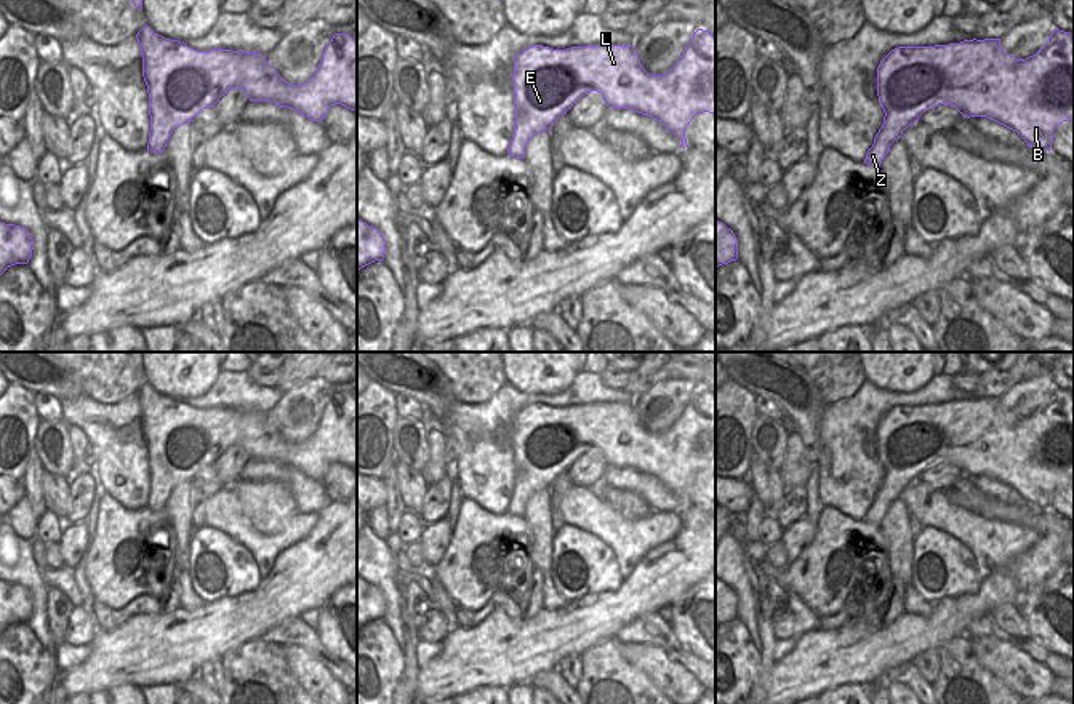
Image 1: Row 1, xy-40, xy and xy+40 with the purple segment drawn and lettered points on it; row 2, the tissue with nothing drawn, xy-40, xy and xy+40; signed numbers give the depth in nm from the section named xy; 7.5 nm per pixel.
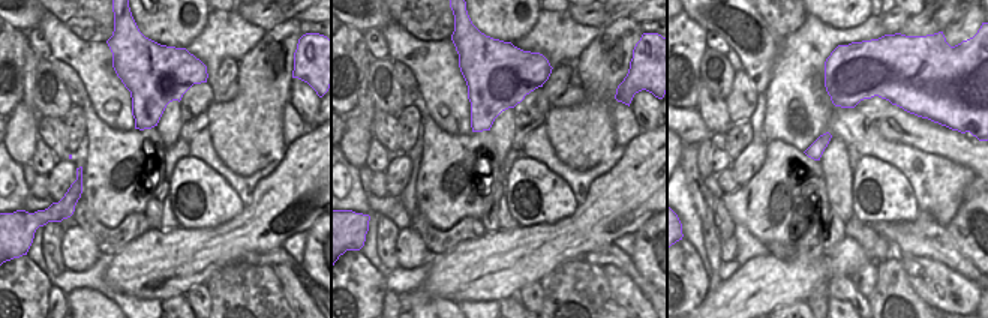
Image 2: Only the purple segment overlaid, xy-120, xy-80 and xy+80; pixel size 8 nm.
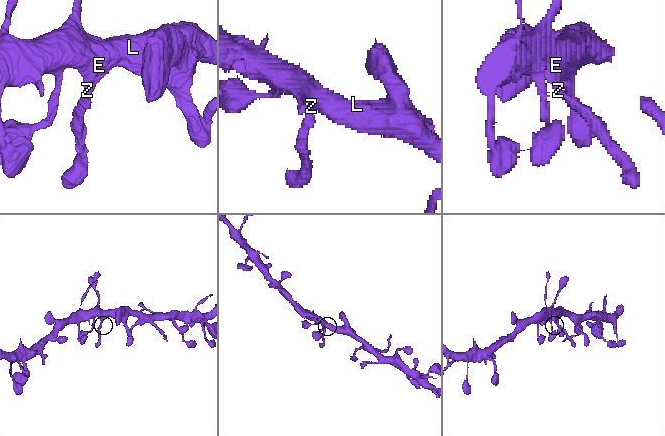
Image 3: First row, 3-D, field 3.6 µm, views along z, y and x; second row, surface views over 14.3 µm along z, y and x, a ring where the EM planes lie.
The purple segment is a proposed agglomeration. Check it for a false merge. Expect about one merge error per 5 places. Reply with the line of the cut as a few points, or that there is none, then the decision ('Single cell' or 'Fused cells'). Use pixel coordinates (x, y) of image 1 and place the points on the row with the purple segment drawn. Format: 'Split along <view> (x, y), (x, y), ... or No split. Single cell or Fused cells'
No split. Single cell.

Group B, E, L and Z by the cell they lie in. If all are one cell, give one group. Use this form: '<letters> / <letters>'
B E L Z

